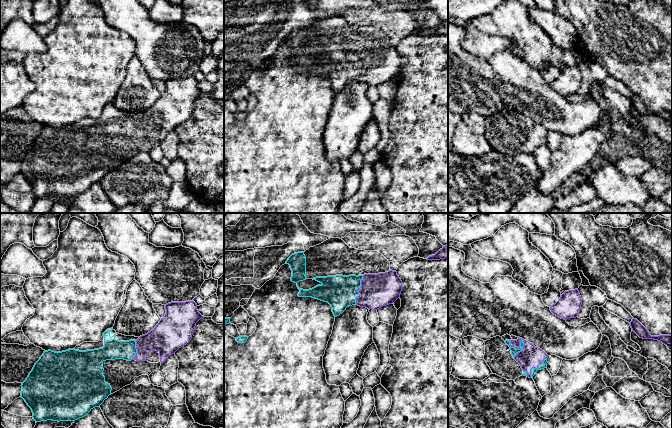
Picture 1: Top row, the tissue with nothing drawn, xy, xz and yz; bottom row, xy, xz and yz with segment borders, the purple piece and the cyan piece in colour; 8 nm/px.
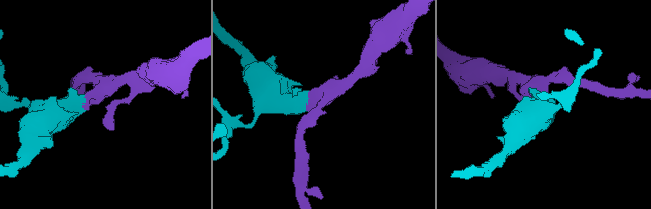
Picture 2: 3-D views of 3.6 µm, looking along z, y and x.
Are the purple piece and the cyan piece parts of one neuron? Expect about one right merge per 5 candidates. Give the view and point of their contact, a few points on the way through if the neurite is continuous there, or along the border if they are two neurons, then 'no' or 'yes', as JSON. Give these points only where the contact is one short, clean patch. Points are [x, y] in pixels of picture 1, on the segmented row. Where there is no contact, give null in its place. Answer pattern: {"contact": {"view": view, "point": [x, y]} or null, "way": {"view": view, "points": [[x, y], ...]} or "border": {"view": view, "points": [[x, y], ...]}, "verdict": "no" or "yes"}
{"contact": {"view": "yz", "point": [519, 348]}, "way": {"view": "yz", "points": [[530, 357], [519, 348], [513, 350]]}, "verdict": "yes"}

